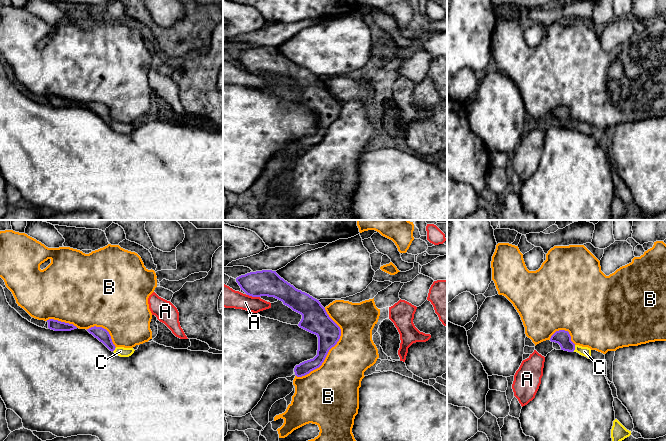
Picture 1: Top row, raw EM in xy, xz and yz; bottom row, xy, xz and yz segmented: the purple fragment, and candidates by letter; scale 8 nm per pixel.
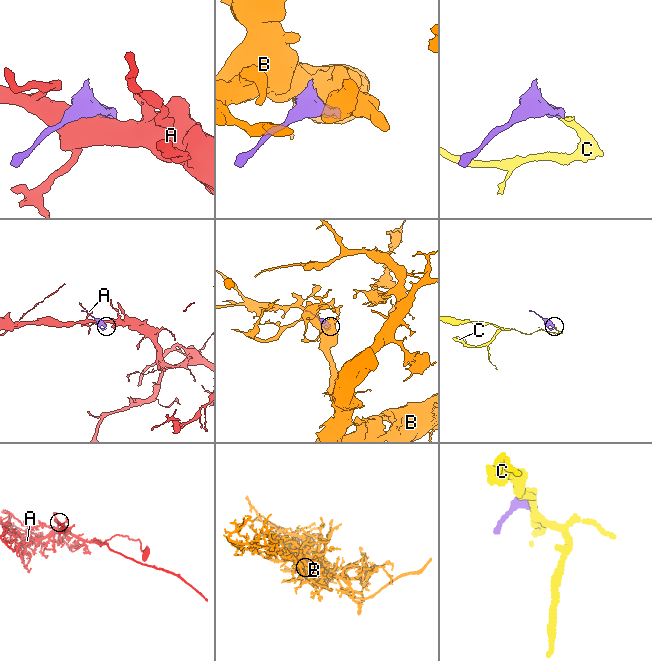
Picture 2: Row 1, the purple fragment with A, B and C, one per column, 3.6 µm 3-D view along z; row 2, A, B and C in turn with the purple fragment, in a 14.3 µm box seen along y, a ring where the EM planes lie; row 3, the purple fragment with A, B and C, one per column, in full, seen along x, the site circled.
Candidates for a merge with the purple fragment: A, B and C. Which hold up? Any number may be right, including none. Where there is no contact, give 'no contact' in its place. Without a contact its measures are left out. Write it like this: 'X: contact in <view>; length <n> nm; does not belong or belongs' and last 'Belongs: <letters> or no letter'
A: contact in xz; length 110 nm; does not belong
B: contact in xz; length 600 nm; does not belong
C: contact in yz; length 50 nm; belongs
Belongs: C

